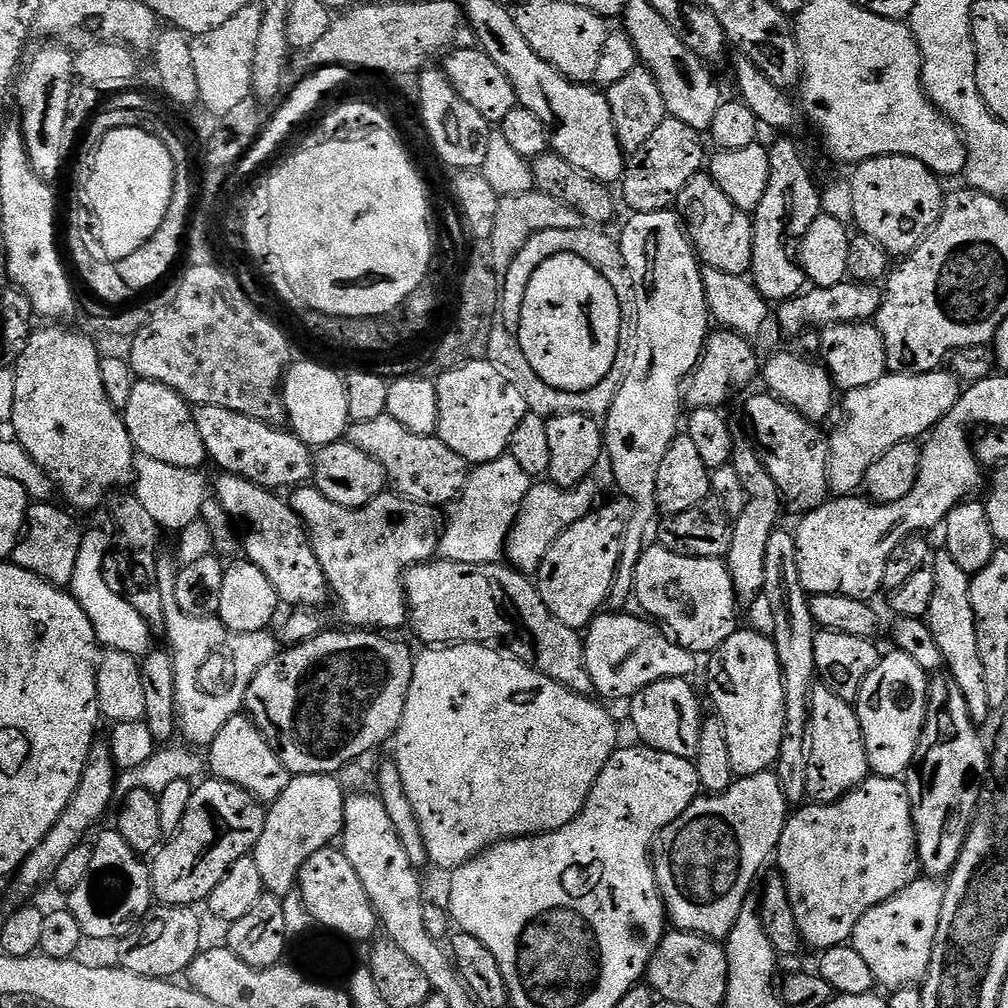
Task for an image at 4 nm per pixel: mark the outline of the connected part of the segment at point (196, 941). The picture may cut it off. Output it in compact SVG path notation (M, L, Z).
M192 906L153 907L147 912L144 920L123 940L119 941L119 967L130 970L130 974L142 974L150 978L176 978L187 973L190 962L202 951L200 944L200 916Z

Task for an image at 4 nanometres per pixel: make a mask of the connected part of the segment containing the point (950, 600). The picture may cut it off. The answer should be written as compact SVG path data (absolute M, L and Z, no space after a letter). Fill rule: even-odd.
M940 554L931 569L934 574L934 599L930 601L930 610L926 617L928 629L930 634L934 634L934 642L938 642L938 650L942 650L947 675L958 682L958 690L962 690L962 698L966 698L973 724L984 726L988 715L993 715L994 709L988 701L984 667L978 655L978 630L974 606L970 606L970 576L946 554Z

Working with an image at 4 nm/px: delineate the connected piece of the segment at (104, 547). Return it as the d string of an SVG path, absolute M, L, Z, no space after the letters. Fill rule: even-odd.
M92 530L83 533L82 546L79 548L78 561L69 589L75 600L82 606L82 610L86 612L86 616L90 618L99 645L105 649L121 650L132 655L142 654L149 649L150 645L146 640L149 640L150 636L141 622L141 615L130 606L128 600L117 589L115 592L104 578L104 562L108 548L111 549L112 546L109 533L105 532Z

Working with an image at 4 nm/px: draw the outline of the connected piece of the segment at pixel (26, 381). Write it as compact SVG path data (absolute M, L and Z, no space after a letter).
M68 326L44 327L48 328L37 327L33 331L26 342L26 350L22 350L14 365L14 410L10 427L16 431L16 443L24 447L26 454L48 476L53 489L65 500L63 503L77 513L92 512L133 479L132 439L124 425L123 415L112 405L110 398L106 398L106 390L102 387L101 357L95 339L72 328L64 328Z

